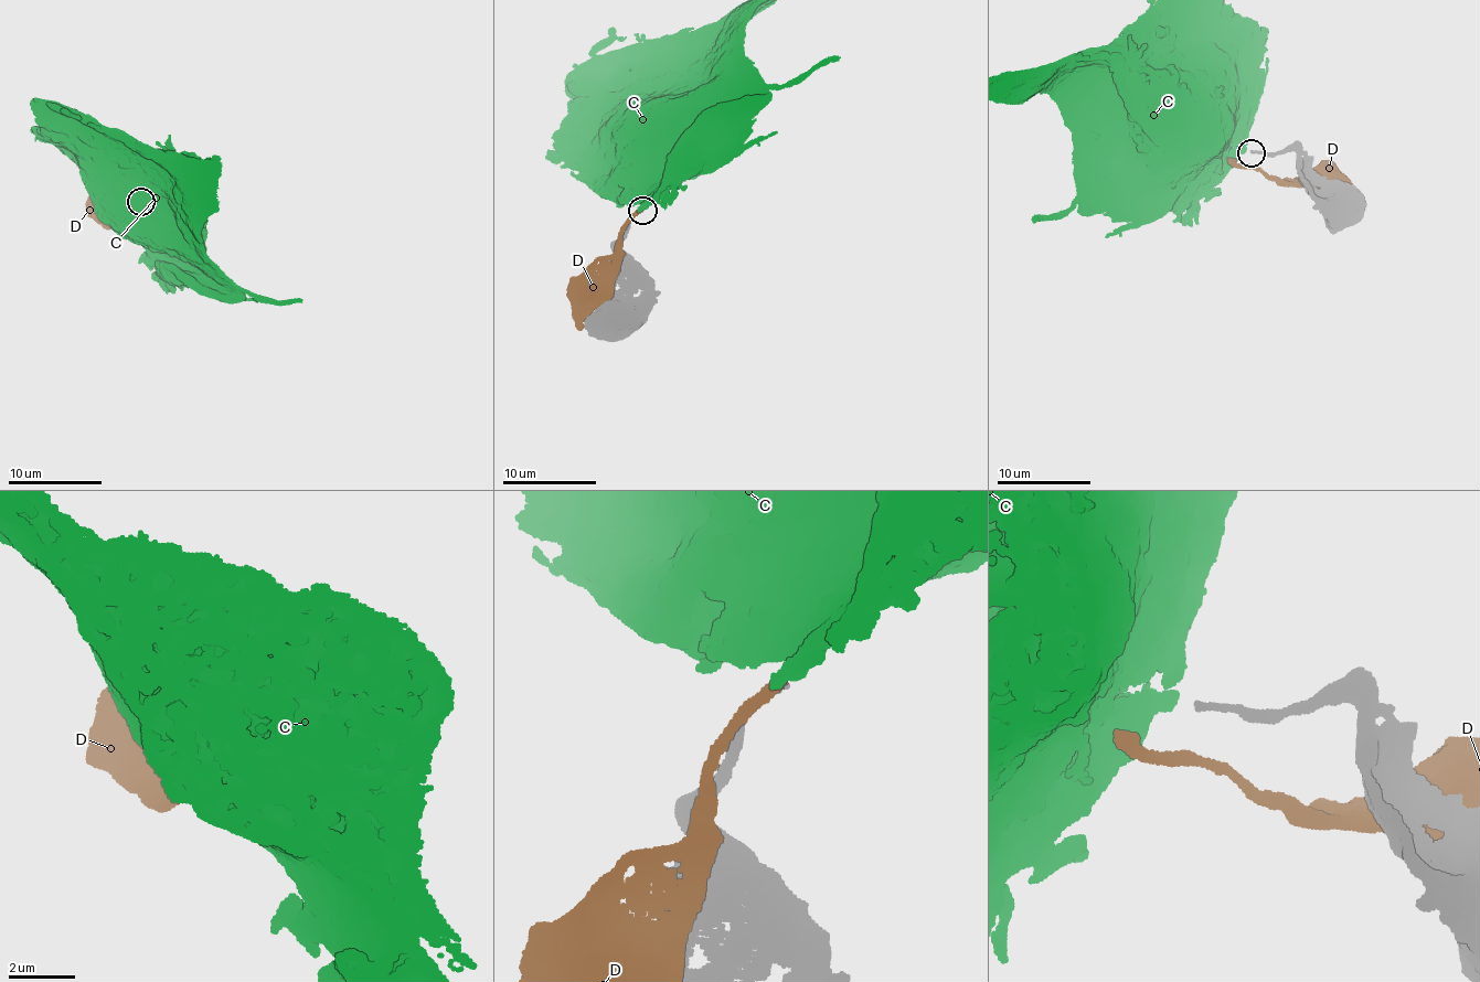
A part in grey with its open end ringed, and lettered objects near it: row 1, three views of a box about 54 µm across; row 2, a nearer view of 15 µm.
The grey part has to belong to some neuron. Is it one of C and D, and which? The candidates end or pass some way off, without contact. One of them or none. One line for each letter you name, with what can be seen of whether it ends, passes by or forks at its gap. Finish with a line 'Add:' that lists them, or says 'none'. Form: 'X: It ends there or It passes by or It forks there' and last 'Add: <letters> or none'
Add: none

